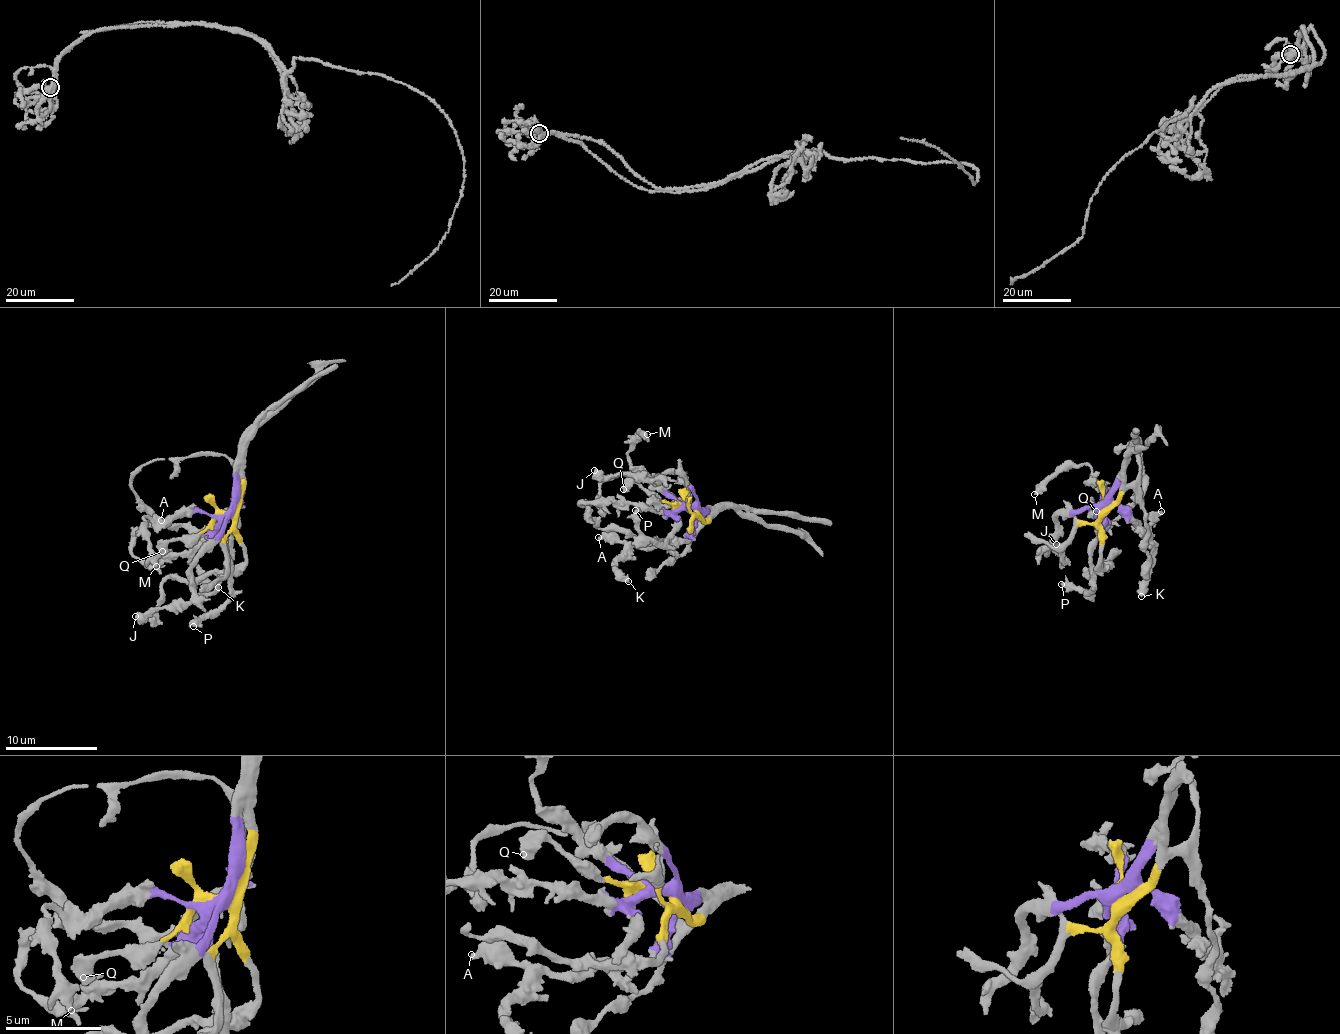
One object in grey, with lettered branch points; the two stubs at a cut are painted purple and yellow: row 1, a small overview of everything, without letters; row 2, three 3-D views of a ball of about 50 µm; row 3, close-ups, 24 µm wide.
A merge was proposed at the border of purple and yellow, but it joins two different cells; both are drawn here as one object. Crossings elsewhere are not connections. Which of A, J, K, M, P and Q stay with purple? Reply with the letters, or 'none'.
A, J, K, M, P

